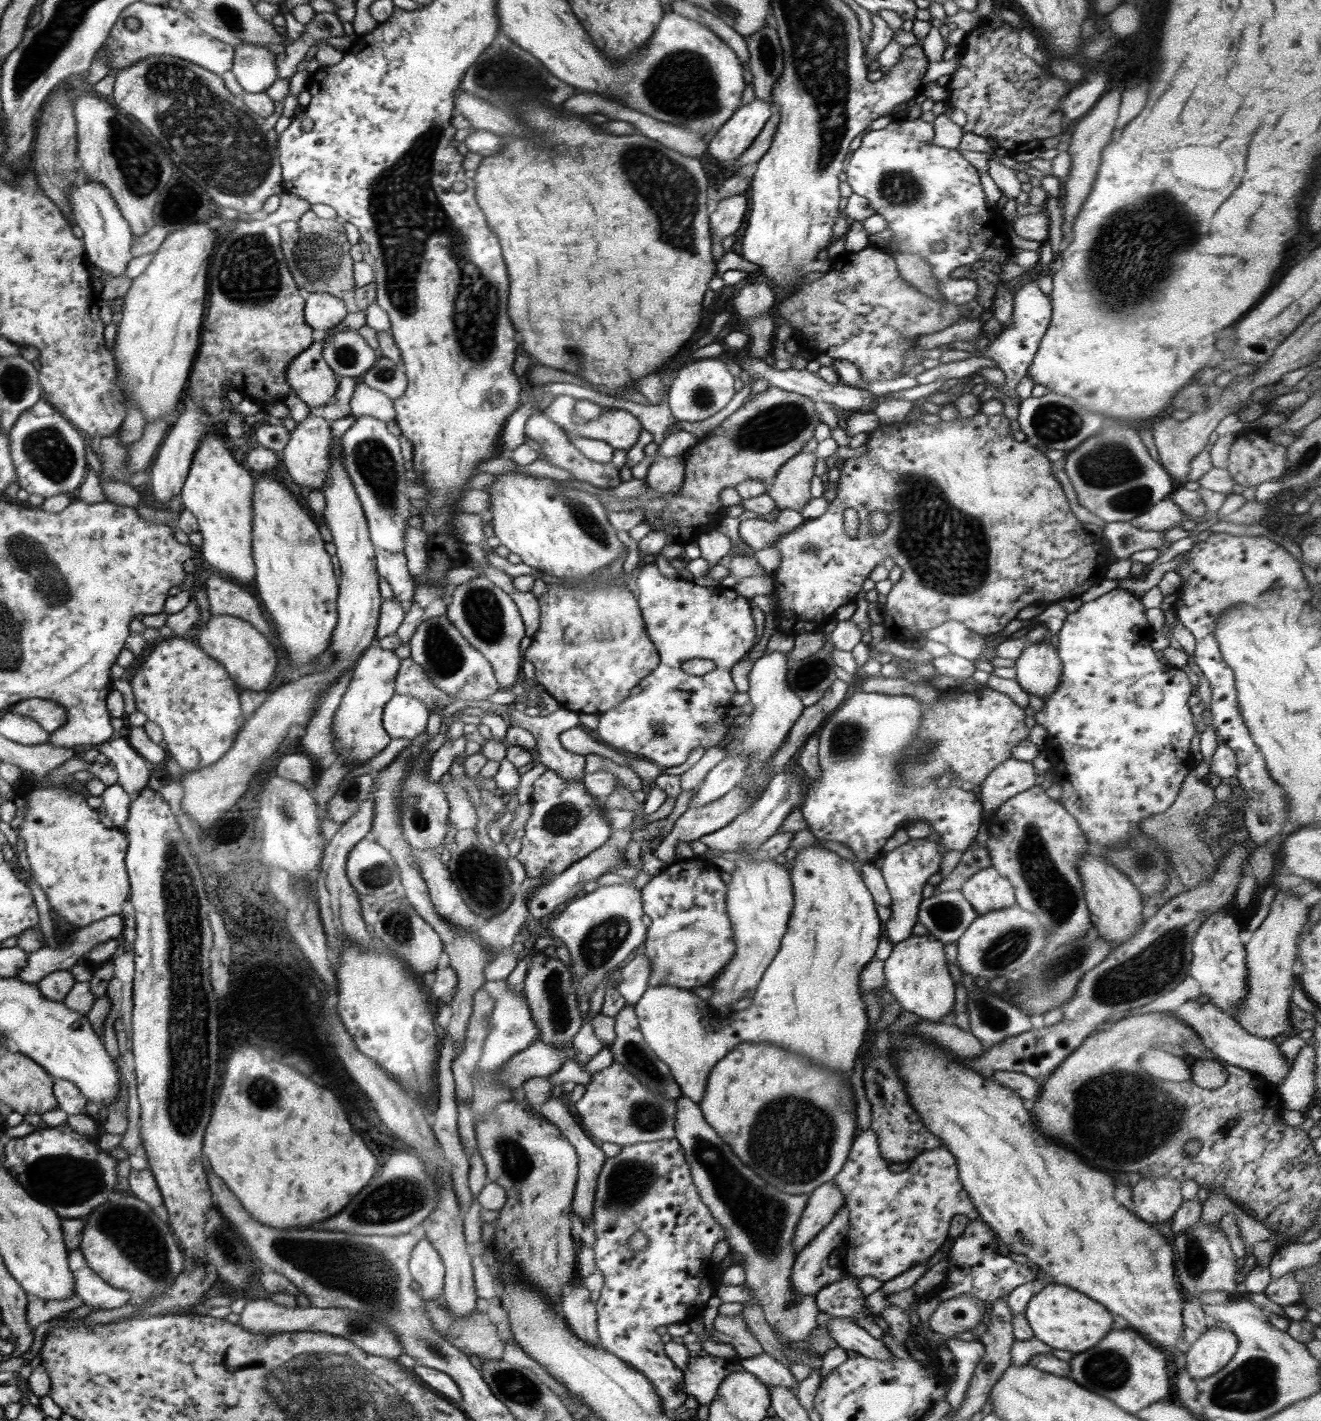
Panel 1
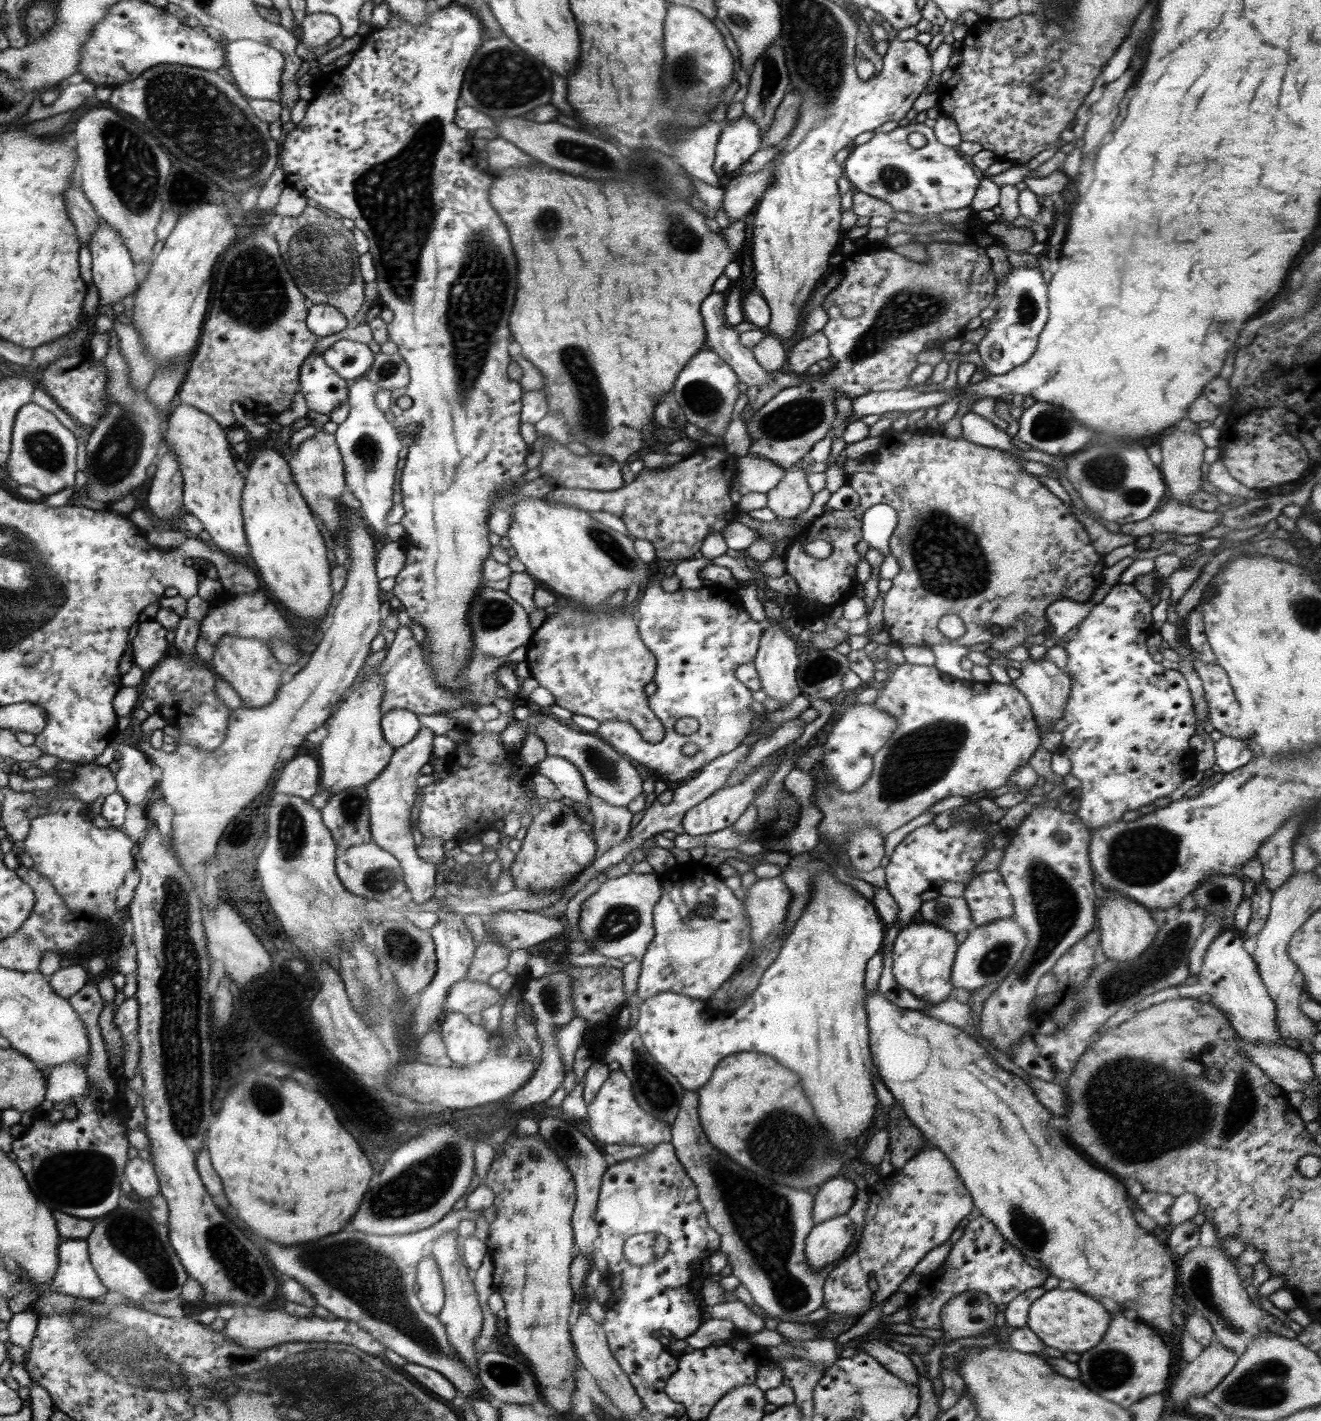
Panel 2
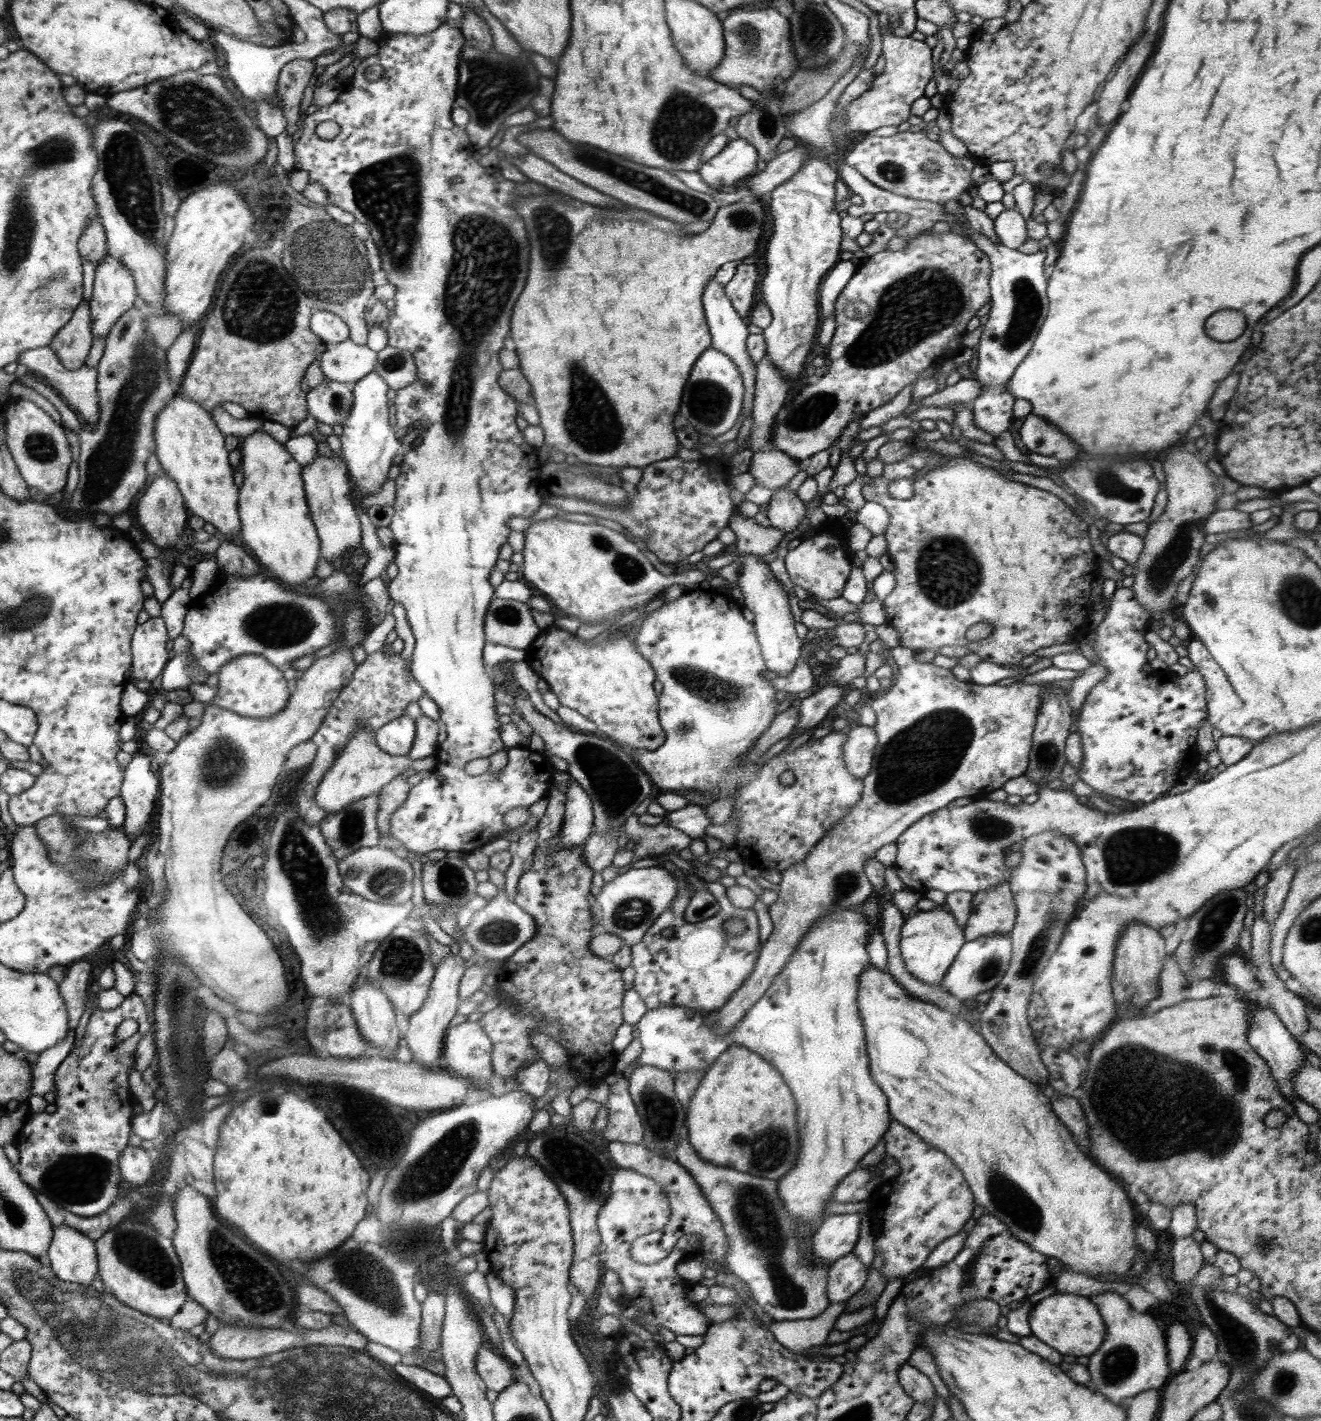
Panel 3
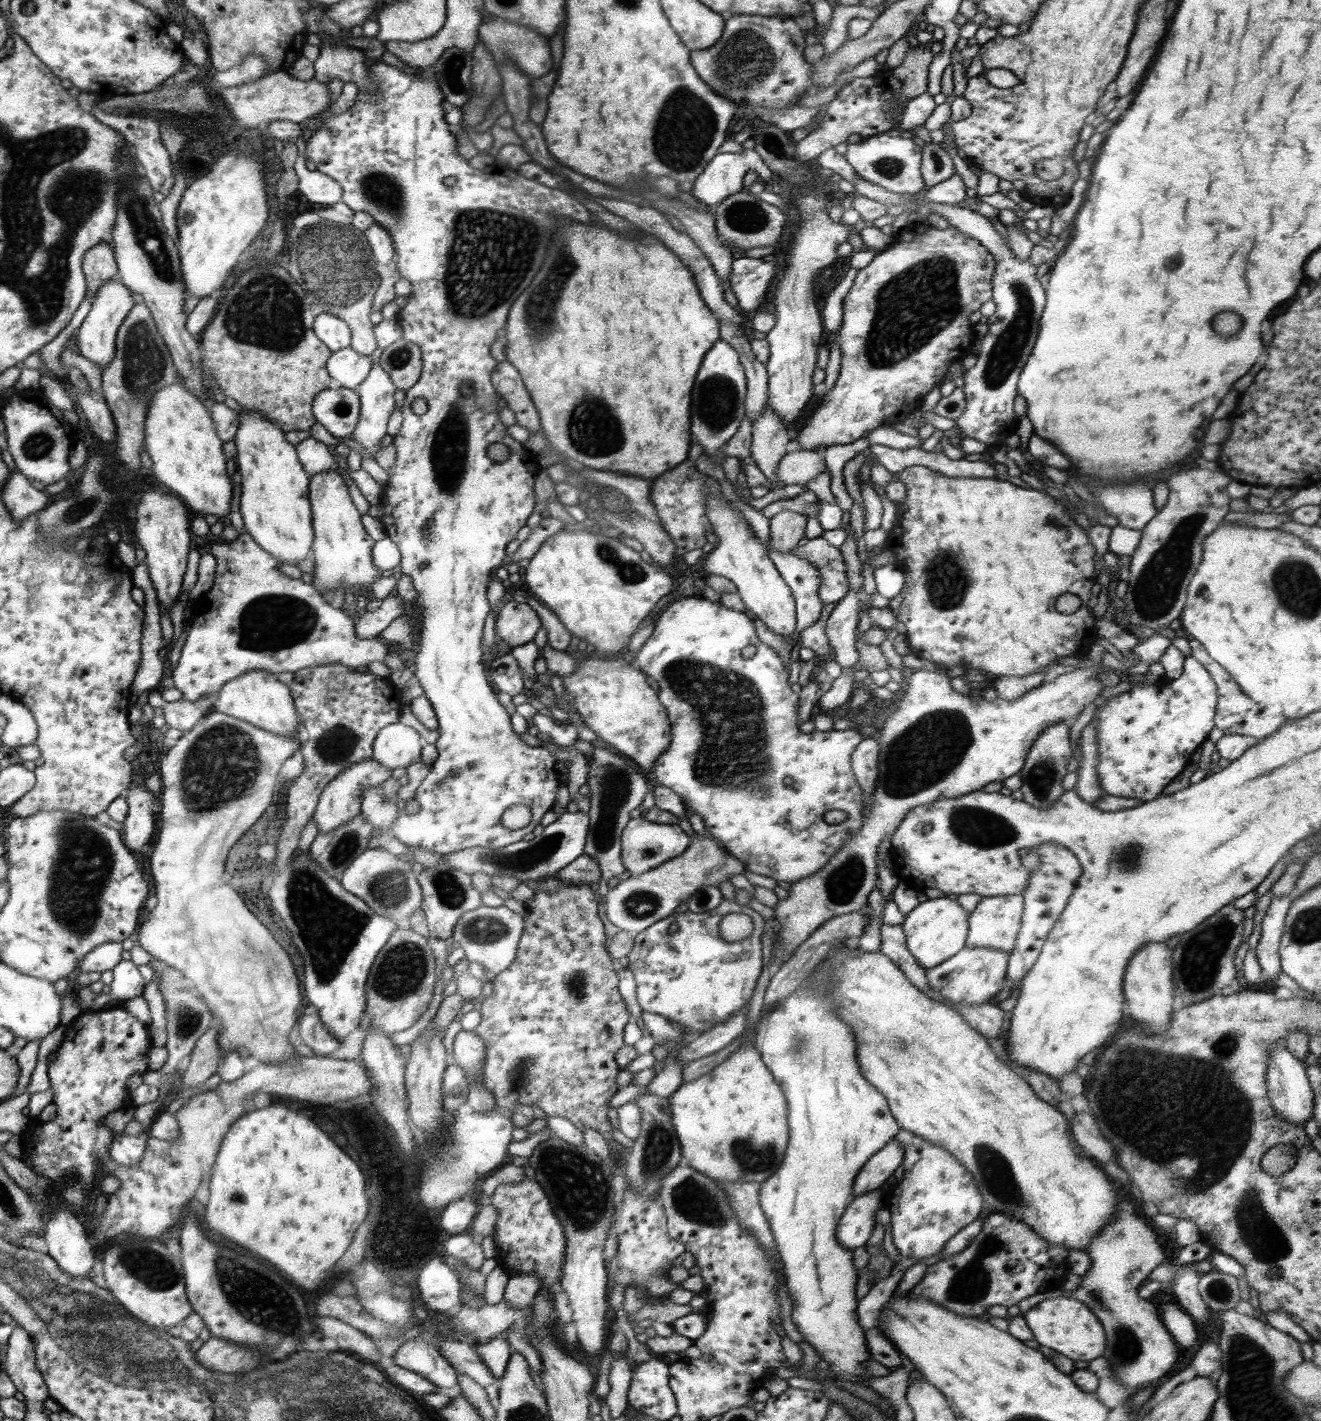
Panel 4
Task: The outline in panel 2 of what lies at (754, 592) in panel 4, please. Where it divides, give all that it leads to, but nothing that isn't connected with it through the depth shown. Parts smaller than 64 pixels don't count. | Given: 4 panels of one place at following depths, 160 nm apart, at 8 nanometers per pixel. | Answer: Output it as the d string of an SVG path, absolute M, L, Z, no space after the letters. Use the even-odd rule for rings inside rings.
M768 627L759 640L757 655L753 660L758 676L761 680L760 690L768 694L768 698L780 700L782 706L786 706L796 696L802 694L797 685L796 671L802 661L802 651L796 646L796 641L792 637L786 636L782 630Z

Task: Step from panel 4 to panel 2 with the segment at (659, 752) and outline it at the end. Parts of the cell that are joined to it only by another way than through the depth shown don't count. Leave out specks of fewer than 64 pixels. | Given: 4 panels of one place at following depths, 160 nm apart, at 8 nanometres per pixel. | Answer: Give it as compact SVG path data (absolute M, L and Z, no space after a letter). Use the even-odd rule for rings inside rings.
M557 596L557 599L554 606L560 610L547 616L526 645L525 662L530 669L531 677L539 682L539 686L547 688L548 692L552 693L555 704L573 714L590 716L600 723L607 720L627 722L638 730L644 740L650 744L658 744L664 738L665 728L650 708L649 696L644 691L644 686L653 682L657 660L640 638L636 620L626 608L618 608L616 612L605 614L590 614L591 608L580 606L565 597Z

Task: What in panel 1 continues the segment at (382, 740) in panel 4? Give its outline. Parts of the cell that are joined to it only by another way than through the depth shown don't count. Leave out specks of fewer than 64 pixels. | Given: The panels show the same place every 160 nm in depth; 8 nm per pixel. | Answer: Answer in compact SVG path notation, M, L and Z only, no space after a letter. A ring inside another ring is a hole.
M395 693L383 710L383 727L391 738L409 738L414 741L424 737L431 711L417 698Z

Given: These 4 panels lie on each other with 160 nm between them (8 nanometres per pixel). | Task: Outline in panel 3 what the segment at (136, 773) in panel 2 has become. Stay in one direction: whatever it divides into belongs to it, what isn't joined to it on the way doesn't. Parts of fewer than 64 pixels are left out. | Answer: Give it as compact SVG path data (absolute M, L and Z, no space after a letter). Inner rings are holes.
M136 752L132 762L126 766L124 771L119 794L125 804L125 823L121 829L130 838L136 838L136 834L145 828L150 820L152 810L156 808L156 801L159 800L159 777L152 771L151 760L152 756Z

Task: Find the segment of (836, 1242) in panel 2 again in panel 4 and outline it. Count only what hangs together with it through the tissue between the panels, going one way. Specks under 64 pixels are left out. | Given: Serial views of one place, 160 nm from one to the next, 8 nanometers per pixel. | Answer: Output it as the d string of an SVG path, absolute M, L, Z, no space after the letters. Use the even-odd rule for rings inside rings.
M881 1189L865 1192L850 1199L836 1229L836 1240L840 1246L851 1251L865 1247L878 1223L874 1214L886 1205L885 1193Z

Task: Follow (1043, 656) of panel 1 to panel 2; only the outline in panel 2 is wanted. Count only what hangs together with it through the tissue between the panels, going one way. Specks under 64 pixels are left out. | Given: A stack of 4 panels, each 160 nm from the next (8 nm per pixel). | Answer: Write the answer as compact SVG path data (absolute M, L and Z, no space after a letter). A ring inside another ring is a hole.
M1046 656L1040 661L1032 660L1024 669L1021 669L1022 675L1018 679L1013 680L1013 684L1028 699L1031 704L1031 711L1041 732L1051 732L1052 727L1057 720L1063 718L1065 704L1068 702L1069 692L1071 689L1071 678L1061 668L1058 668Z

